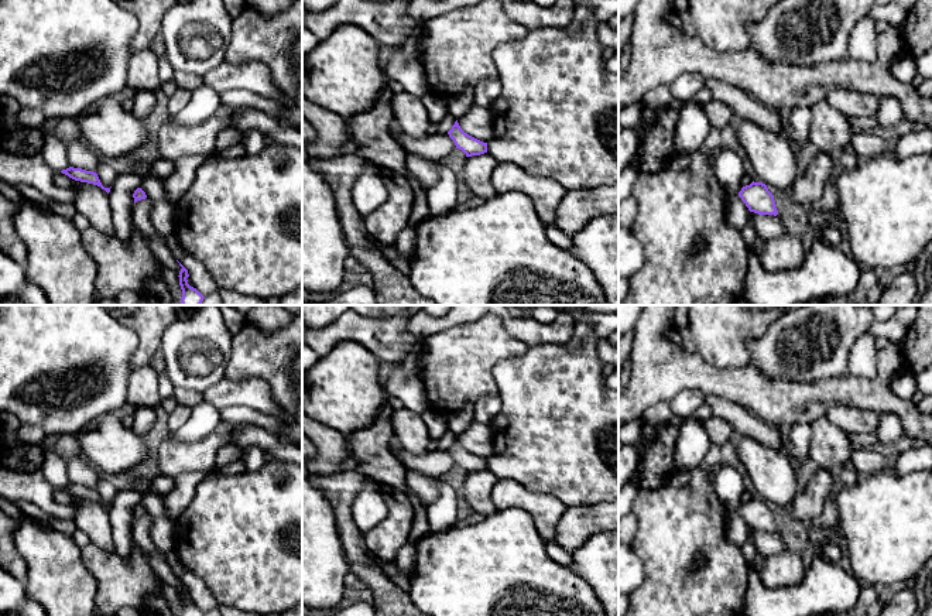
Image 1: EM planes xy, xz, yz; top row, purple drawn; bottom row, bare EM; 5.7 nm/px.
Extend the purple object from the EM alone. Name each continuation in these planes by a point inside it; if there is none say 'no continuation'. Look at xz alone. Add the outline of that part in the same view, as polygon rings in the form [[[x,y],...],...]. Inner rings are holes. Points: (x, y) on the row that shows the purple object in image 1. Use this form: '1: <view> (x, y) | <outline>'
no continuation

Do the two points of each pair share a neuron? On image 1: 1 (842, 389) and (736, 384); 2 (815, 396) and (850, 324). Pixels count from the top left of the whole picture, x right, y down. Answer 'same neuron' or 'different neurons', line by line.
1: same neuron
2: different neurons

